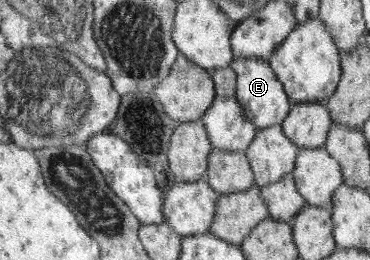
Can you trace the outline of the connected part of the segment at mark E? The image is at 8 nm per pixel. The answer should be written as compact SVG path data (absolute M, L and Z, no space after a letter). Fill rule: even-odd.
M235 58L231 63L232 69L238 75L237 98L245 108L247 116L256 124L256 127L267 128L284 123L292 106L290 97L285 91L284 84L272 69L271 63L260 58Z

